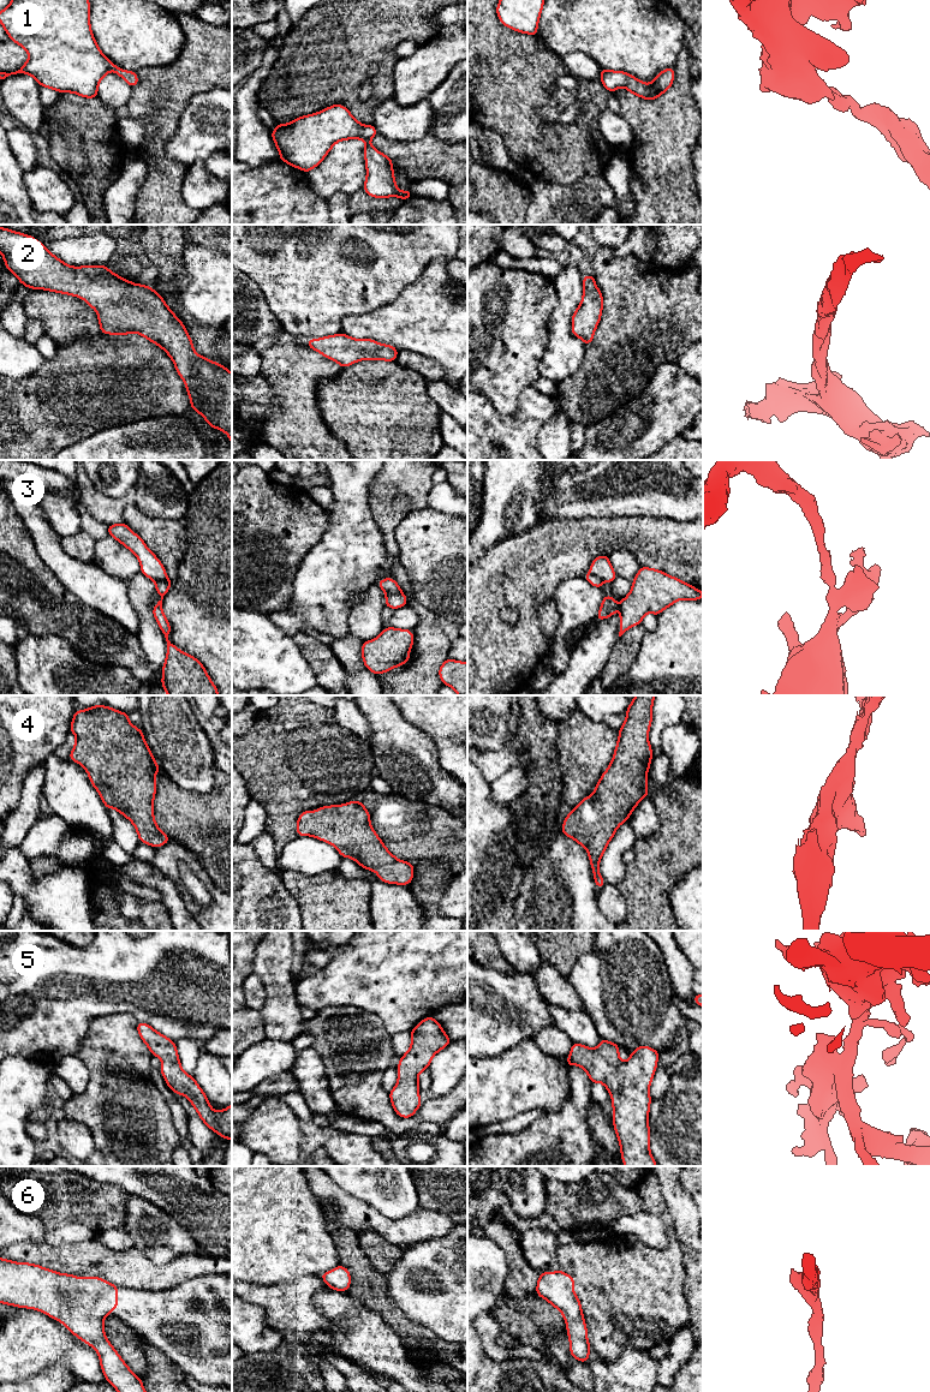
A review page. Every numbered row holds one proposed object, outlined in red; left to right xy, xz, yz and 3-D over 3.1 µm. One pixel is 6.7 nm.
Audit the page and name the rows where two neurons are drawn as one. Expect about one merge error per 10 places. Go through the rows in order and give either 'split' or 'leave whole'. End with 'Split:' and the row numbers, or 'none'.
1: leave whole
2: leave whole
3: split
4: leave whole
5: leave whole
6: leave whole
Split: 3

